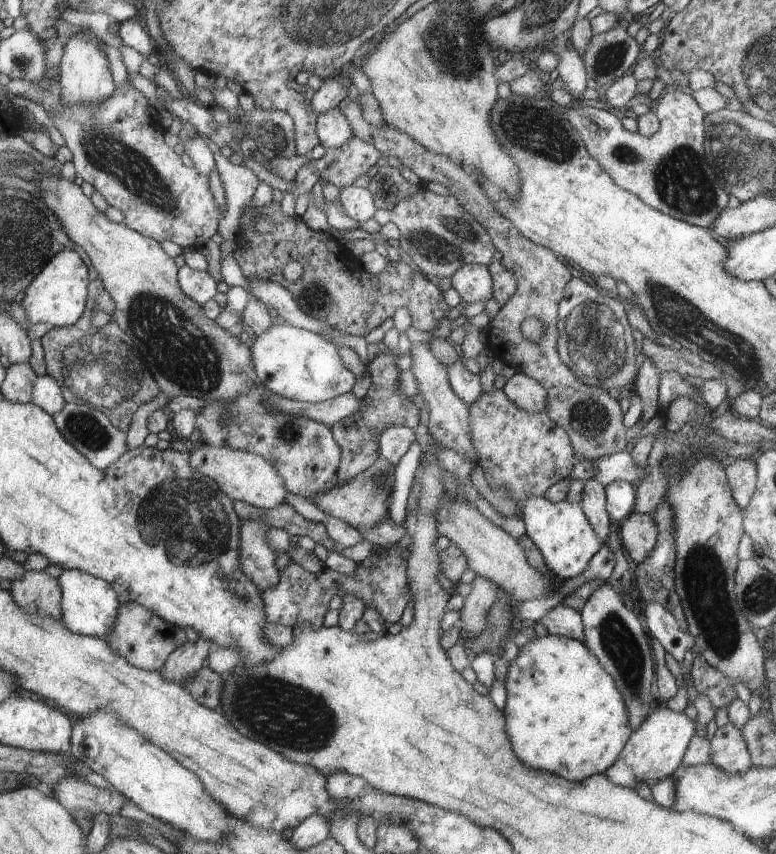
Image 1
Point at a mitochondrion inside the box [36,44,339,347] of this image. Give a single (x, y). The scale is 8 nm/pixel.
(133, 171)

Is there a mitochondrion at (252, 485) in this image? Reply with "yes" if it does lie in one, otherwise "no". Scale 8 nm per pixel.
no

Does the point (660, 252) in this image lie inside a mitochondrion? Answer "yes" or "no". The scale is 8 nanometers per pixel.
no

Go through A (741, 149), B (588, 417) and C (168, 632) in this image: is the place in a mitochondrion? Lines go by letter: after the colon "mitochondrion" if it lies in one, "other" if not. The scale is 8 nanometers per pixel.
A: mitochondrion
B: mitochondrion
C: other

